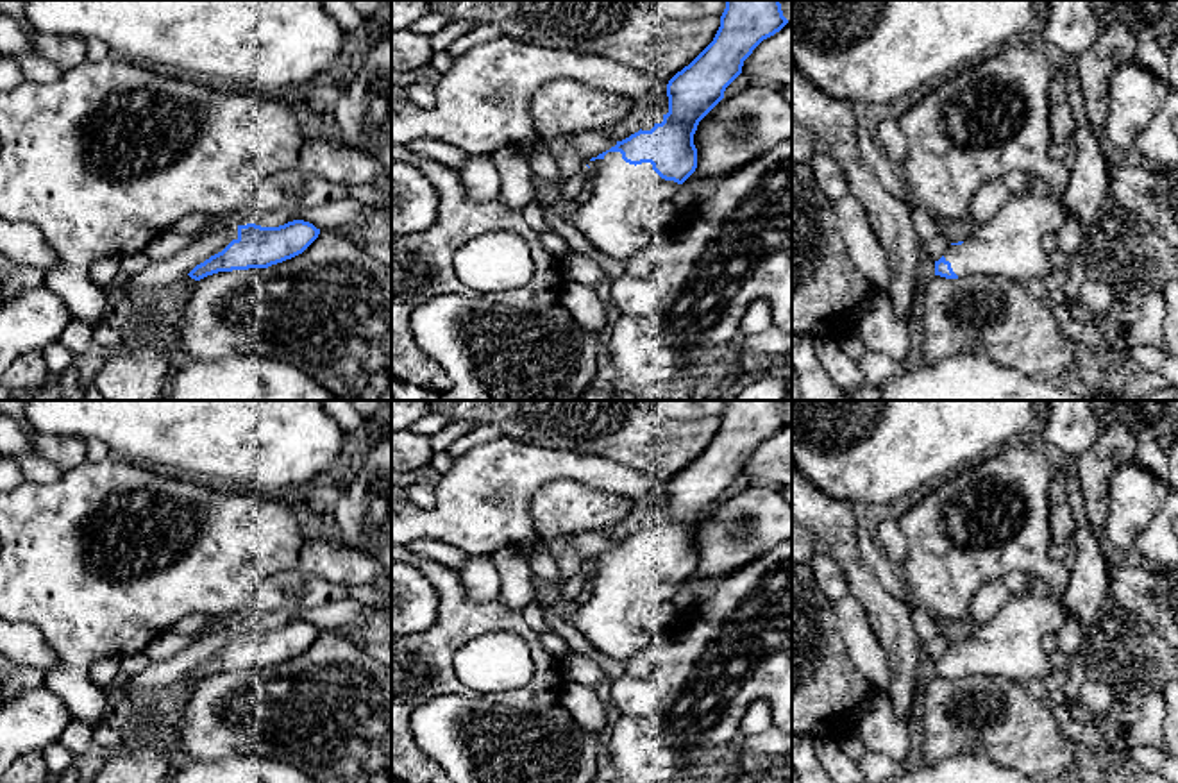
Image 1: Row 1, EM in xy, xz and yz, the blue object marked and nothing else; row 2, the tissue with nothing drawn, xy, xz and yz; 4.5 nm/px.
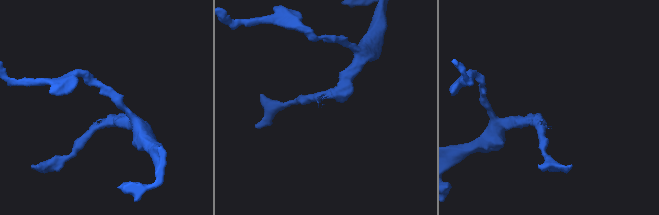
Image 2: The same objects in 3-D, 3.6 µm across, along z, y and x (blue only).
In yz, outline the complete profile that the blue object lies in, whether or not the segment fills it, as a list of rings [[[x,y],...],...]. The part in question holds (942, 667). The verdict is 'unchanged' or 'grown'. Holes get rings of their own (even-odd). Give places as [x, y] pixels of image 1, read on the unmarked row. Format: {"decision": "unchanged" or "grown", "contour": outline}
{"decision": "grown", "contour": [[[1051,594],[1012,595],[987,624],[978,626],[965,642],[951,644],[935,661],[935,676],[958,679],[987,674],[1024,685],[1044,679],[1053,665],[1044,652],[1048,635],[1058,635],[1065,622],[1065,606]]]}

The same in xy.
{"decision": "unchanged", "contour": [[[293,620],[279,627],[238,626],[238,638],[197,665],[188,676],[200,681],[218,672],[268,669],[302,654],[320,635],[313,624]]]}

